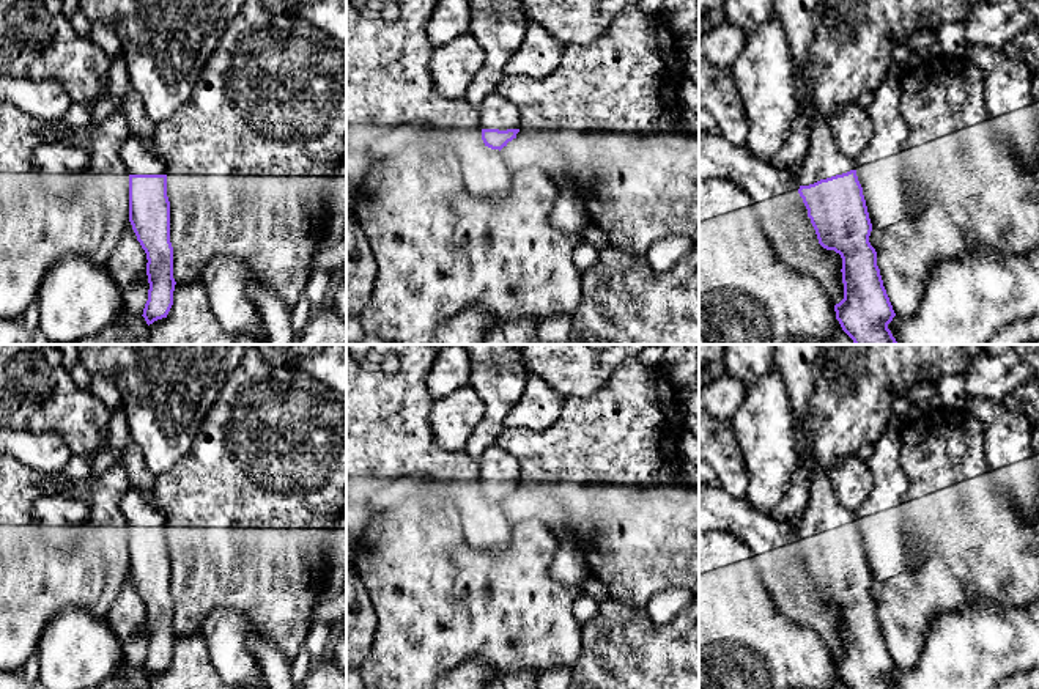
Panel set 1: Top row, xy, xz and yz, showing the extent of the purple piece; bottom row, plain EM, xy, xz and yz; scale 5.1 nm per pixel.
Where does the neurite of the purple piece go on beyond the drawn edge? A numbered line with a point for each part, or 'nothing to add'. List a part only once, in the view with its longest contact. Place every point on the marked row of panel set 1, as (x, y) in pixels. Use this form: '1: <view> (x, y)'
1: yz (824, 159)

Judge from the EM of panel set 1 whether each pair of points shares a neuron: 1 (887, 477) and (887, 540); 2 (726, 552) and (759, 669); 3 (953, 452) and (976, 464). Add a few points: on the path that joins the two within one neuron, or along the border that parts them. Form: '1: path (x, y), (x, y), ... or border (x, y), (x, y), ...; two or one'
1: path (887, 493), (887, 524); one
2: path (726, 581), (726, 634), (732, 641); one
3: path (959, 455), (970, 461); one

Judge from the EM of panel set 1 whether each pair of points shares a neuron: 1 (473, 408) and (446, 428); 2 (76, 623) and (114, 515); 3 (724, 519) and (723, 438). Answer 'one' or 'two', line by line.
1: one
2: two
3: two

